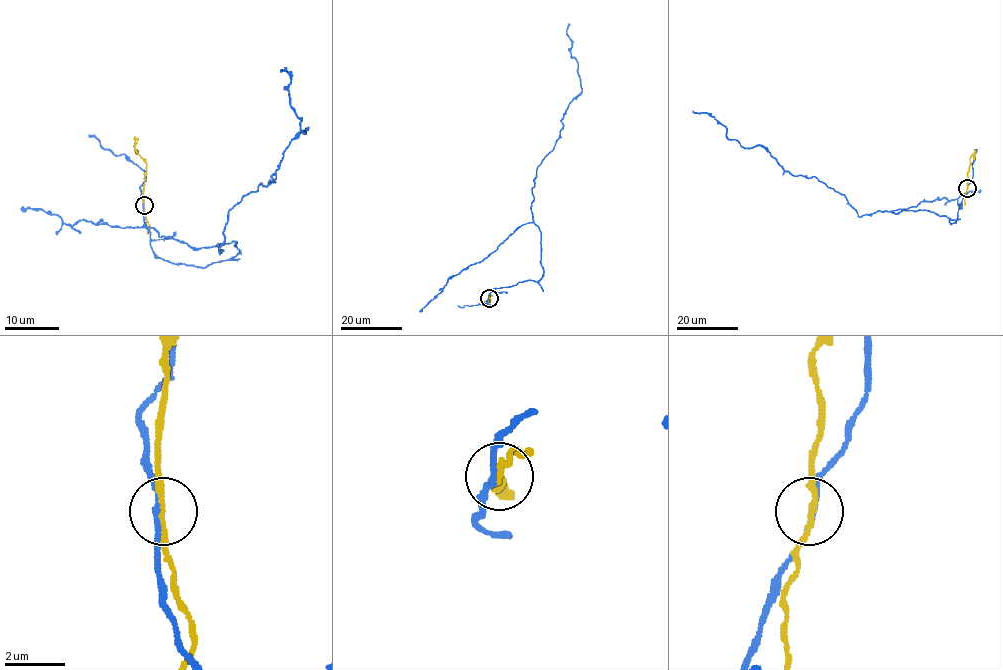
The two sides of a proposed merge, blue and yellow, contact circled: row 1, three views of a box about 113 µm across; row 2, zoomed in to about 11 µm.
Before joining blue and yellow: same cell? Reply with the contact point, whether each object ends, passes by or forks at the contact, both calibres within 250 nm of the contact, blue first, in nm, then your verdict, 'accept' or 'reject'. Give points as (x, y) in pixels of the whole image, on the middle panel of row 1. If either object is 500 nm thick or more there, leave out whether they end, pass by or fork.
place (489, 298); blue passes by; yellow passes by; calibres 180 and 180 nm; reject

